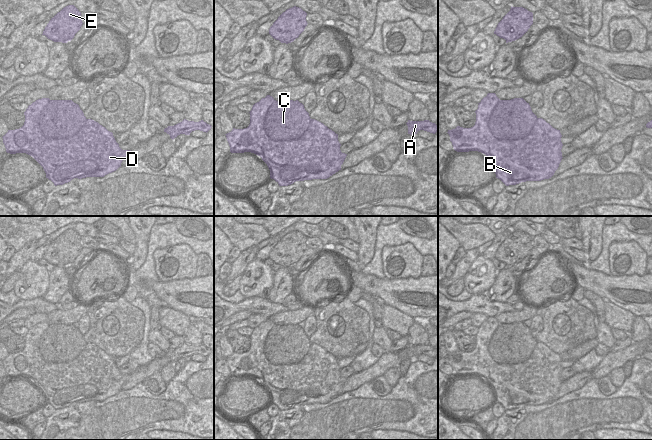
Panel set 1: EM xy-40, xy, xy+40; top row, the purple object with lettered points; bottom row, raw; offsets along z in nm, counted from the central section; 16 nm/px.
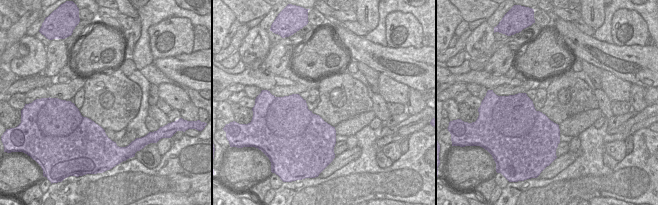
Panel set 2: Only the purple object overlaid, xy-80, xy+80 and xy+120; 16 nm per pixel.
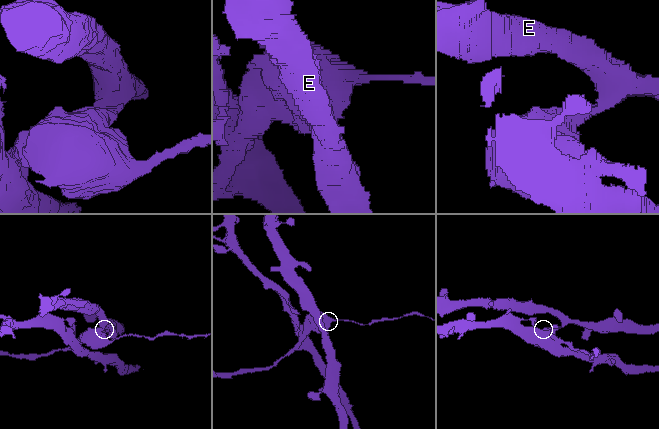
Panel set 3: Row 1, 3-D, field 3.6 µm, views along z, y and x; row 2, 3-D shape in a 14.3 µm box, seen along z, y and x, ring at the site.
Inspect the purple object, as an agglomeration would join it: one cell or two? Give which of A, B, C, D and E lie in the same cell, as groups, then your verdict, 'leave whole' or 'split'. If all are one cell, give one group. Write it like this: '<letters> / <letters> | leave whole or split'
A B D / C E | split

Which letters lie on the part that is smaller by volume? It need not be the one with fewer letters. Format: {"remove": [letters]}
{"remove": ["A", "B", "D"]}

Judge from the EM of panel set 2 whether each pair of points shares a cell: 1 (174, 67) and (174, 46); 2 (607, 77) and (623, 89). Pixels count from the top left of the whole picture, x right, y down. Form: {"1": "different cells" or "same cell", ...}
{"1": "different cells", "2": "same cell"}

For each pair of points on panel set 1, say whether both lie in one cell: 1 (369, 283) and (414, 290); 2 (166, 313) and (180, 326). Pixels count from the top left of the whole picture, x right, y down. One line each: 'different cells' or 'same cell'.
1: same cell
2: same cell

